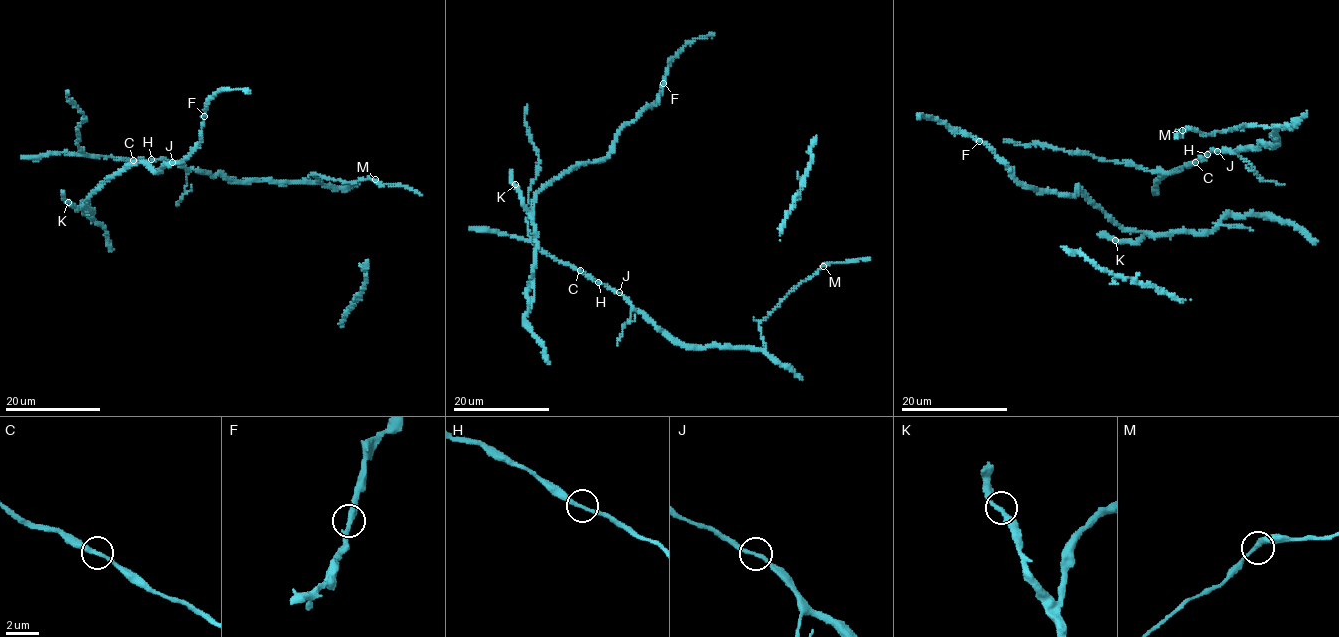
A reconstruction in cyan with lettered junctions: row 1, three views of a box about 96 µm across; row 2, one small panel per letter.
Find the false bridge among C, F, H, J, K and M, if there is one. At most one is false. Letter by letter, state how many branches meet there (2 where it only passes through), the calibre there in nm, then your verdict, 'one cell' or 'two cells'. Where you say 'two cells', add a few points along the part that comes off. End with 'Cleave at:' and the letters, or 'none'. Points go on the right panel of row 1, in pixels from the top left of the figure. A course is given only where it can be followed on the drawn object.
C: 2 | 300 nm | one cell
F: 2 | 320 nm | one cell
H: 2 | 280 nm | one cell
J: 2 | 240 nm | one cell
K: 2 | 280 nm | one cell
M: 2 | 280 nm | one cell
Cleave at: none

